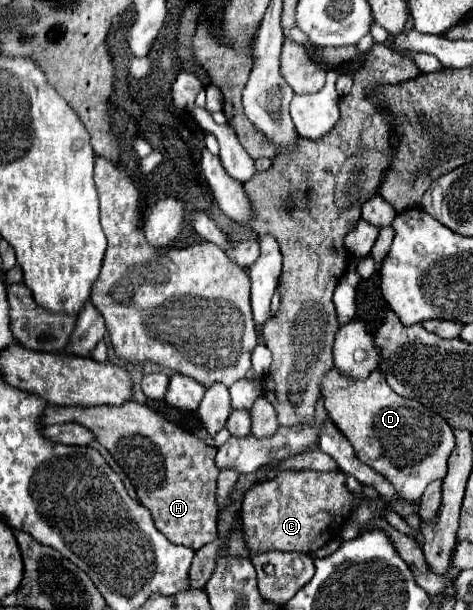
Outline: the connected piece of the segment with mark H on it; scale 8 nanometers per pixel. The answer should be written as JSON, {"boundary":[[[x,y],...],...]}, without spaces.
{"boundary":[[[128,402],[126,406],[96,406],[96,408],[60,408],[54,412],[50,406],[44,412],[44,424],[58,424],[58,422],[78,422],[90,428],[96,434],[96,440],[114,456],[120,468],[130,478],[140,504],[150,508],[156,528],[172,542],[182,544],[192,550],[200,550],[208,542],[216,538],[216,516],[218,516],[218,502],[216,502],[216,480],[220,468],[216,466],[216,448],[208,446],[198,436],[182,430],[174,422],[166,420],[162,414],[154,412],[146,404]]]}

